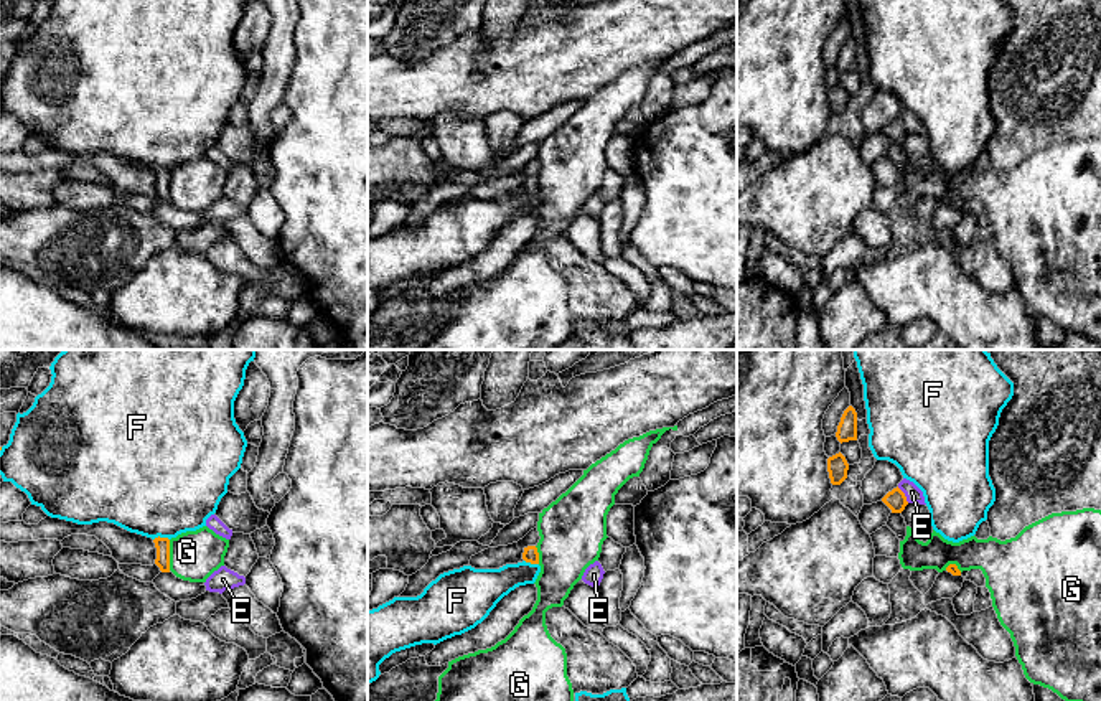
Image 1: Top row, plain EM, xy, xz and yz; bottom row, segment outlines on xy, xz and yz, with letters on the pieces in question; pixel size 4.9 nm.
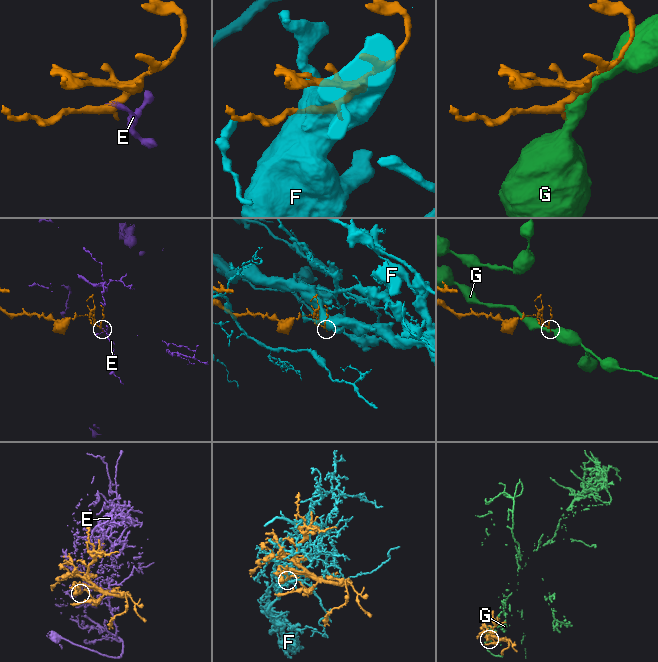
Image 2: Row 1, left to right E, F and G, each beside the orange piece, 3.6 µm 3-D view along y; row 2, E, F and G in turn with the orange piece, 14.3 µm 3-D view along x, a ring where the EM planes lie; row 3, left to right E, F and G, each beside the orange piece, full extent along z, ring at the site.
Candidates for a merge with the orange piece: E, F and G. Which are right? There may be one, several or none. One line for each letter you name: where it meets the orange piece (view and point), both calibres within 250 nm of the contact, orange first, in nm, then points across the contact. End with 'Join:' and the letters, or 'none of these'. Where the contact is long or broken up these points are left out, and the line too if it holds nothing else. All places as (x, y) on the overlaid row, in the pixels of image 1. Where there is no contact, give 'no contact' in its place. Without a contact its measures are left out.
Join: none of these

